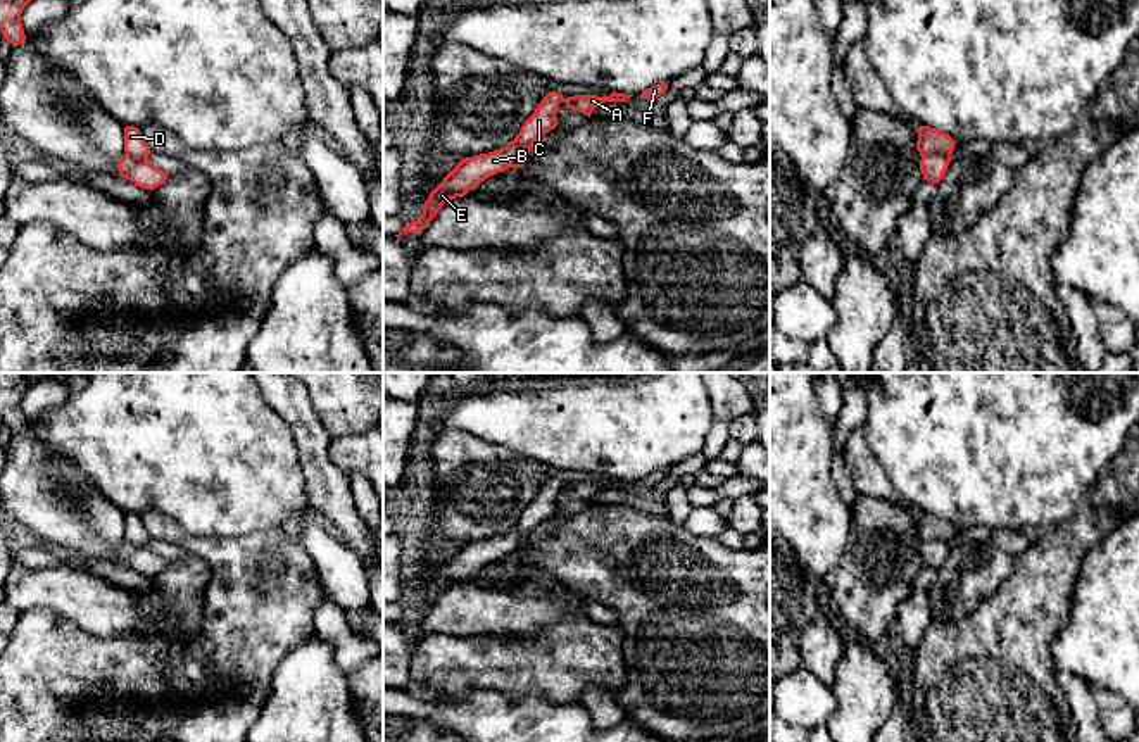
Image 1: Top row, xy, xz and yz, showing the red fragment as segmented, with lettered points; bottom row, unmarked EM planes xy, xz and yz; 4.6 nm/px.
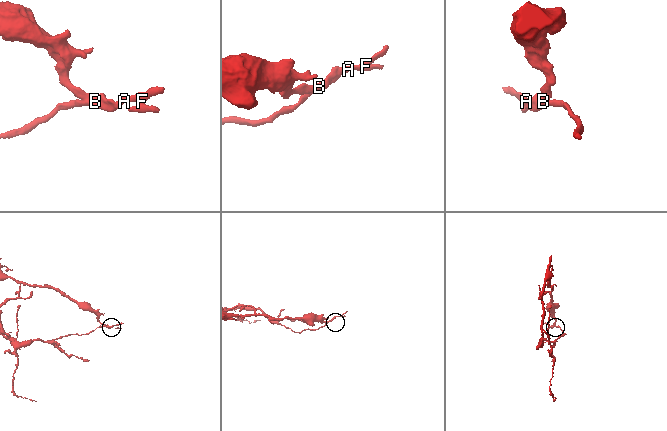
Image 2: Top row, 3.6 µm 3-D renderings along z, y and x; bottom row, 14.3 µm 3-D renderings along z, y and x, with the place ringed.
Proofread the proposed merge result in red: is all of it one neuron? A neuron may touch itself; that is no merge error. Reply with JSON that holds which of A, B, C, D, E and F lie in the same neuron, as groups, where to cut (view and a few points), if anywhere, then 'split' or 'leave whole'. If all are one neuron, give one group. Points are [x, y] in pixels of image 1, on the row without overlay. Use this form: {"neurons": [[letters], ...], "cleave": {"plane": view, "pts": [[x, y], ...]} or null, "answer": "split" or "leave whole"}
{"neurons": [["A", "B", "E", "F"], ["C", "D"]], "cleave": {"plane": "yz", "pts": [[950, 540], [925, 540], [922, 544]]}, "answer": "split"}

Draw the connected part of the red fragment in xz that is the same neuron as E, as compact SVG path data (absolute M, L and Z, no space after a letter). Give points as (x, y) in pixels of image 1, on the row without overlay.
M516 526L509 528L499 537L461 545L461 549L444 564L444 568L435 576L431 576L428 587L425 588L421 604L414 609L409 609L395 623L400 626L402 619L421 621L421 618L430 611L444 590L456 583L464 583L487 564L509 554L516 554L518 549L519 533Z

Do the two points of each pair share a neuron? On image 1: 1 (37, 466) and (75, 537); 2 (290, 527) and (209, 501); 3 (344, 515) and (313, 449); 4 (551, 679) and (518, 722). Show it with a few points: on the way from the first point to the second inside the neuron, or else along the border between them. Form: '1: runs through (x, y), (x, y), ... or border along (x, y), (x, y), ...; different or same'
1: runs through (38, 484), (75, 520); same
2: border along (302, 521), (289, 520), (282, 527); different
3: runs through (332, 499), (316, 465); same
4: border along (497, 689), (509, 699), (577, 701); different

